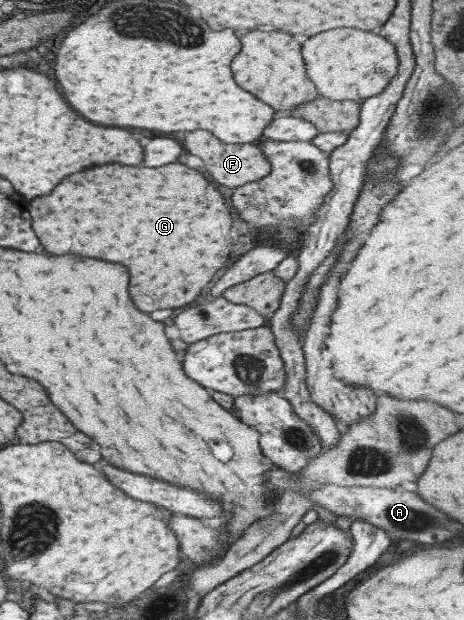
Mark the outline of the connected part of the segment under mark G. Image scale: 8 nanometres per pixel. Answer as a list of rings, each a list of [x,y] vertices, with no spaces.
[[[102,164],[96,168],[88,168],[88,170],[82,170],[78,174],[66,176],[48,196],[40,196],[40,198],[30,200],[28,212],[32,216],[32,230],[34,230],[36,238],[40,238],[40,244],[48,254],[80,254],[80,256],[98,258],[98,260],[106,260],[106,262],[118,262],[118,264],[126,266],[126,270],[130,274],[128,294],[140,312],[152,312],[152,310],[160,310],[160,308],[178,308],[178,306],[192,302],[200,294],[200,290],[212,280],[214,272],[224,266],[224,262],[230,254],[230,248],[232,248],[232,244],[230,244],[232,220],[230,220],[230,214],[222,202],[222,196],[210,186],[208,180],[204,180],[202,174],[198,174],[192,168],[186,168],[184,164],[168,164],[162,168],[136,168],[136,166],[124,166],[124,164]]]

